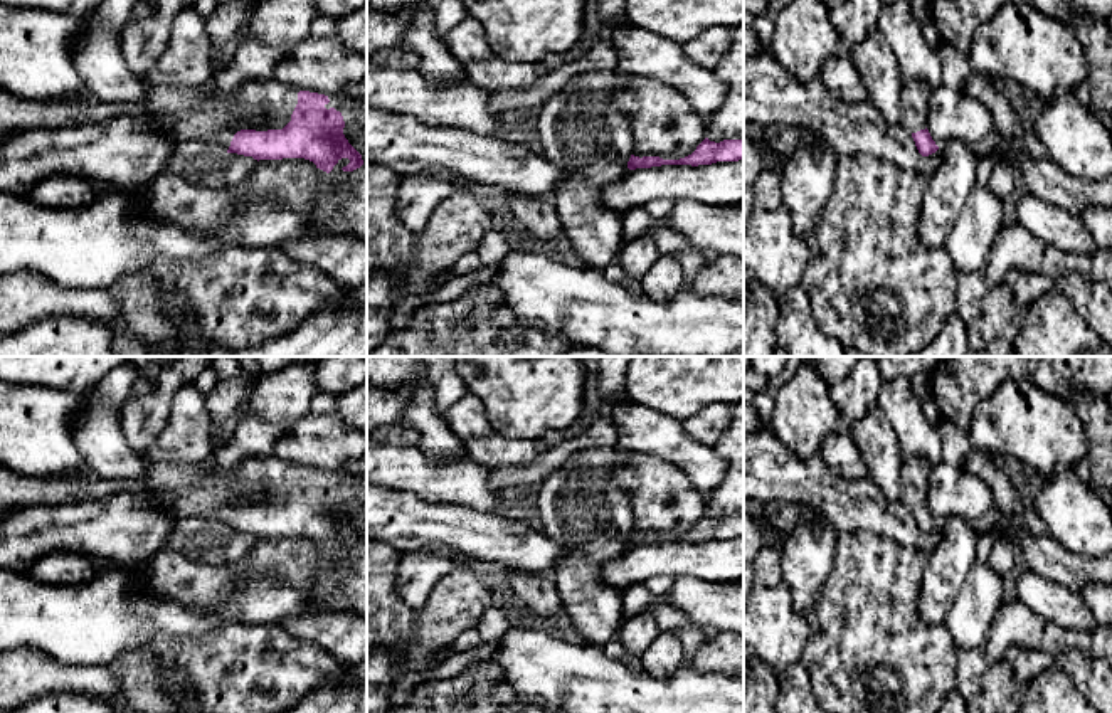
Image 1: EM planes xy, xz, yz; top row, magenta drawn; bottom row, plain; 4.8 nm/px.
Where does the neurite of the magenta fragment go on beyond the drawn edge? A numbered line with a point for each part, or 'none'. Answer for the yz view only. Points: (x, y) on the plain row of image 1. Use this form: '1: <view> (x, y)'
1: yz (916, 471)

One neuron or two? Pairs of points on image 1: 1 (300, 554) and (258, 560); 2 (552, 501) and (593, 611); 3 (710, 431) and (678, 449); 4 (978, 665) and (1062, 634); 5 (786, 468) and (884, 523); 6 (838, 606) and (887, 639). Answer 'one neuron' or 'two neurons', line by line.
1: one neuron
2: one neuron
3: two neurons
4: one neuron
5: one neuron
6: one neuron

